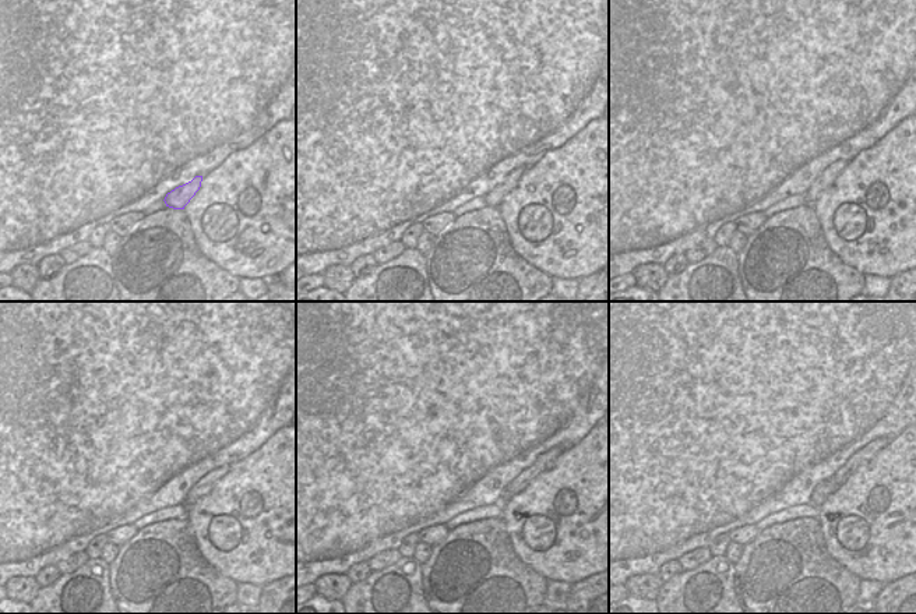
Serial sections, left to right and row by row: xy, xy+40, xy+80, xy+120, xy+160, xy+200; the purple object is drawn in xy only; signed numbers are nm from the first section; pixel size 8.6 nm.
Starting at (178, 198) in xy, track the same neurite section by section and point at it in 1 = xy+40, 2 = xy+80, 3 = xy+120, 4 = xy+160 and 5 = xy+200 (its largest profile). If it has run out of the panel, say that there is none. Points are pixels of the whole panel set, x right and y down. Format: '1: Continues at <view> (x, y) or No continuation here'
1: Continues at xy+40 (493, 198)
2: Continues at xy+80 (827, 176)
3: Continues at xy+120 (204, 484)
4: Continues at xy+160 (528, 475)
5: Continues at xy+200 (872, 448)

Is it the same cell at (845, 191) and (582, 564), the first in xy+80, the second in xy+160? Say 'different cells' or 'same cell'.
same cell

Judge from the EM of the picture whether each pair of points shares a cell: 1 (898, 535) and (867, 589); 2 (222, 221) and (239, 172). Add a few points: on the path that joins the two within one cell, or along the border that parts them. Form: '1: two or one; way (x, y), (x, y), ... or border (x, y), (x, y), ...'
1: two; border (860, 578), (883, 583)
2: one; way (231, 208), (236, 201), (239, 184)

